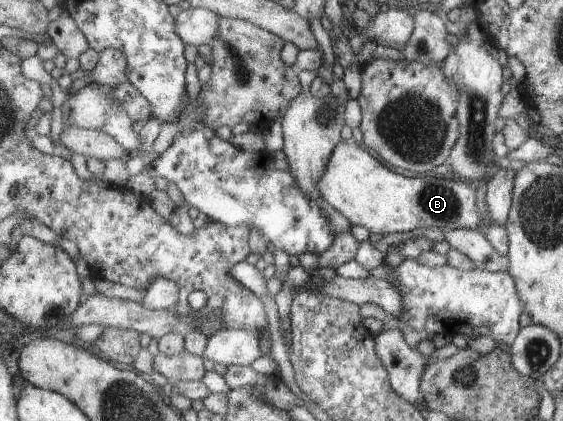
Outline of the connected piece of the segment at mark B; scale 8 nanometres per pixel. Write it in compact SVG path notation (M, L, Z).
M343 140L333 151L327 171L319 181L325 199L343 214L351 224L362 225L371 233L409 233L415 229L437 227L443 234L456 229L483 233L501 255L509 255L508 225L497 225L488 213L487 223L477 209L475 183L452 176L434 174L423 177L403 177L391 169L359 141Z

